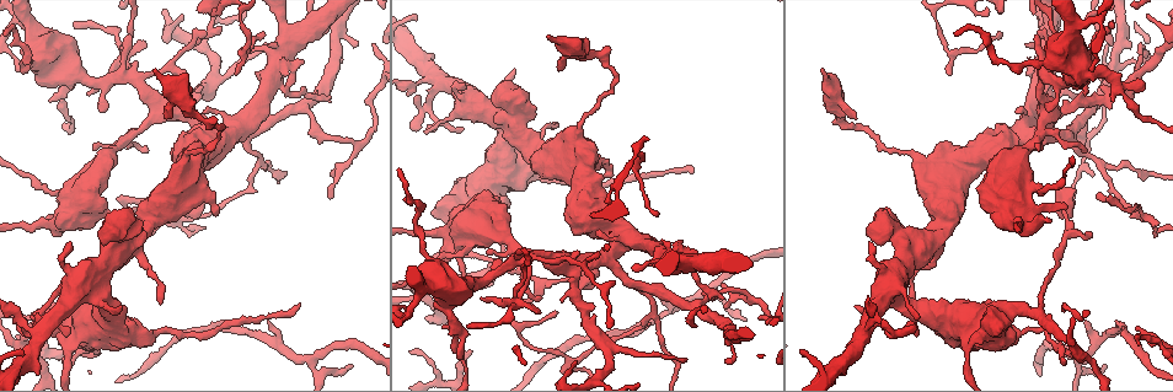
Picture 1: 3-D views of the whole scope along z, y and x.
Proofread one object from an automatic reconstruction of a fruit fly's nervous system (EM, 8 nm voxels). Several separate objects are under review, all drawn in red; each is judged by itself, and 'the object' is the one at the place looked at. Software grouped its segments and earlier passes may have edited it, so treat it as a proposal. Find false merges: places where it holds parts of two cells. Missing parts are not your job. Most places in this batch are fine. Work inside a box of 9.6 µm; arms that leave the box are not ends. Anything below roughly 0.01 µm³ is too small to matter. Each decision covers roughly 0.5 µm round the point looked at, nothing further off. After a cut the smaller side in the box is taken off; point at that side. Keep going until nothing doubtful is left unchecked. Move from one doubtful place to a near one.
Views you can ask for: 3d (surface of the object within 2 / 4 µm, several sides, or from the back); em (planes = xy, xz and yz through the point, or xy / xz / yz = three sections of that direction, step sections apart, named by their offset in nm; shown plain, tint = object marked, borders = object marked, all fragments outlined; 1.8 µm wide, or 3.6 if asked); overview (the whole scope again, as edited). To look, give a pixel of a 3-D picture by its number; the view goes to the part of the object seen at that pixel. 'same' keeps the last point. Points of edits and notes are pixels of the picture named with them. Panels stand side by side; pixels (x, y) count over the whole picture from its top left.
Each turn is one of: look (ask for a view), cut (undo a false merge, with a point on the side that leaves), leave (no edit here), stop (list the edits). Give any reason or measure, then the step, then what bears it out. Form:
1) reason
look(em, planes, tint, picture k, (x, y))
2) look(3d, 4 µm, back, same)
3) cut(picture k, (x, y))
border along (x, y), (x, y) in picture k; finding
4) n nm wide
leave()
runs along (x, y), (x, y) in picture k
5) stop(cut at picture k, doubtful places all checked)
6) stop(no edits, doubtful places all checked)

touches itself
look(em, planes, tint, picture 1, (425, 110))

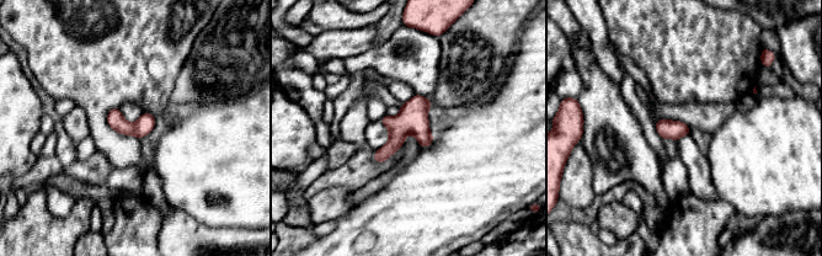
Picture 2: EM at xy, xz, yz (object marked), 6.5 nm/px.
120 nm wide
leave()
runs along (426, 101), (377, 158) in picture 2; all the same cell

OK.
four-way junction
look(em, planes, tint, picture 1, (518, 299))

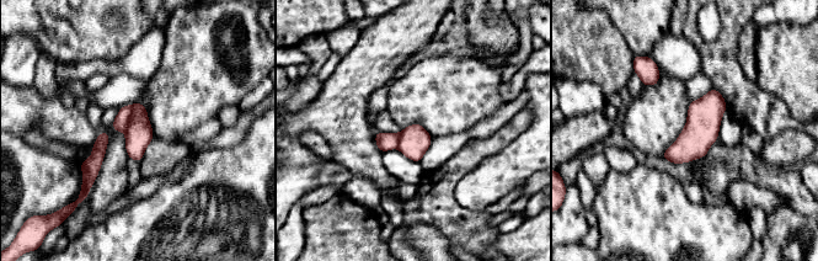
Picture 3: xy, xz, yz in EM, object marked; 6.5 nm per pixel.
cut(picture 3, (121, 122))
border along (132, 106), (128, 126), (124, 131) in picture 3; two cells meet here

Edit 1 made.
thick turns thin
look(em, 3.6 µm, yz, step 16, plain, picture 1, (1003, 133))

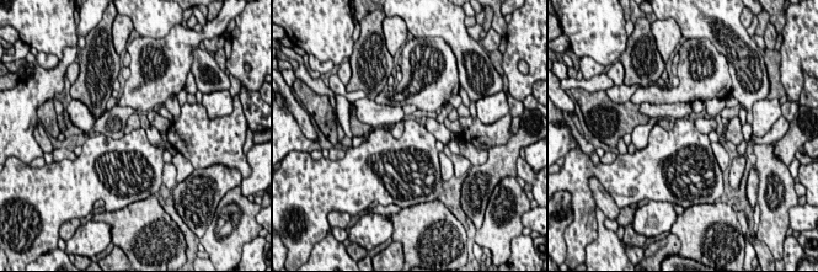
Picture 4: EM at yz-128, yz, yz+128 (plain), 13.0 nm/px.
look(em, 3.6 µm, yz, step 16, tint, same)

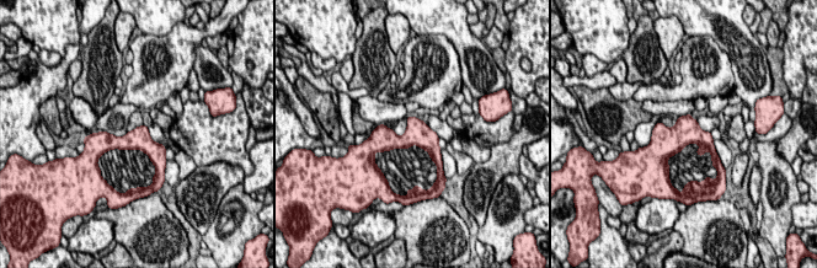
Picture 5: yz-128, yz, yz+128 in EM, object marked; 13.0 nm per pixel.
leave()
runs along (377, 133), (422, 140), (437, 156) in picture 5; continuous, no second cell

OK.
closes a loop
look(em, yz, step 16, tint, picture 1, (1025, 185))

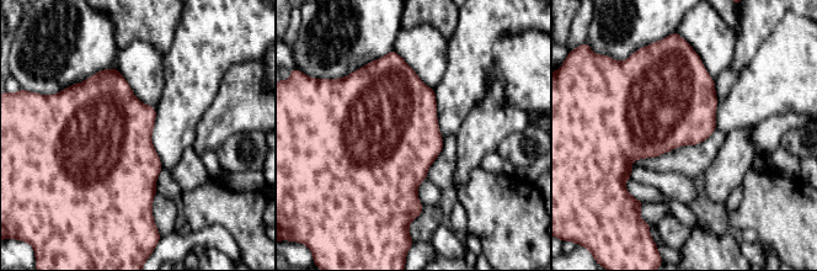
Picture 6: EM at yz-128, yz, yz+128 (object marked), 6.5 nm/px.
look(em, planes, tint, same)

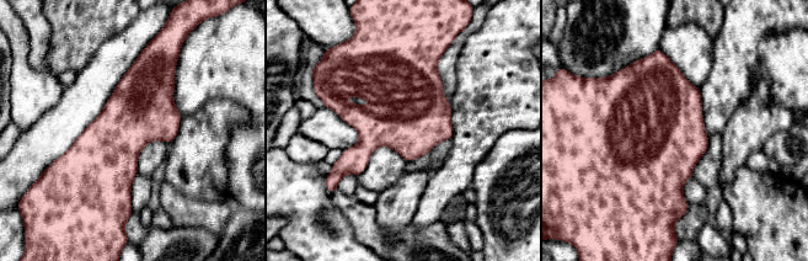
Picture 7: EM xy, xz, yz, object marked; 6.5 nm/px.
440 nm wide
leave()
all the same cell

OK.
thick turns thin
look(em, 3.6 µm, xy, step 8, tint, picture 1, (1076, 22))

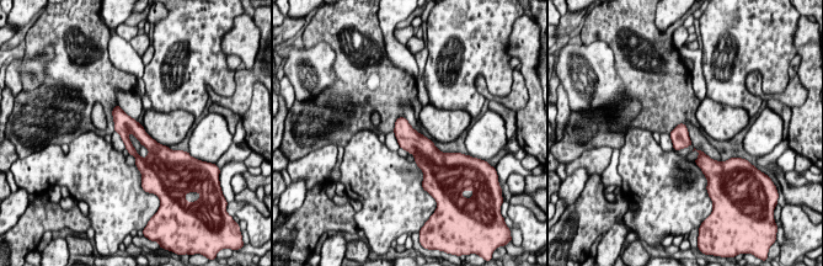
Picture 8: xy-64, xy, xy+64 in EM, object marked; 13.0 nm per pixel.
another direction
look(em, 3.6 µm, planes, tint, same)

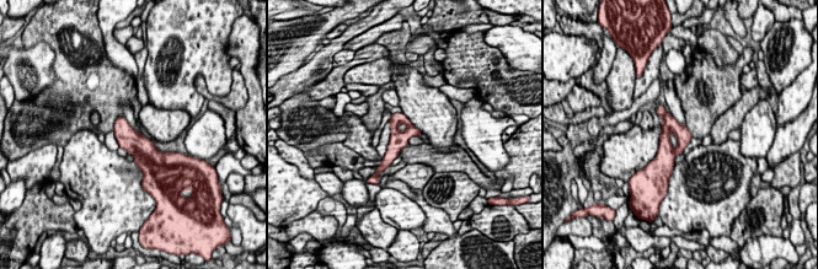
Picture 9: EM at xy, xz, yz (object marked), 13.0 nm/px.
300 nm wide
leave()
continuous, no second cell

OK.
stop(cut at picture 3, doubtful places all checked)

